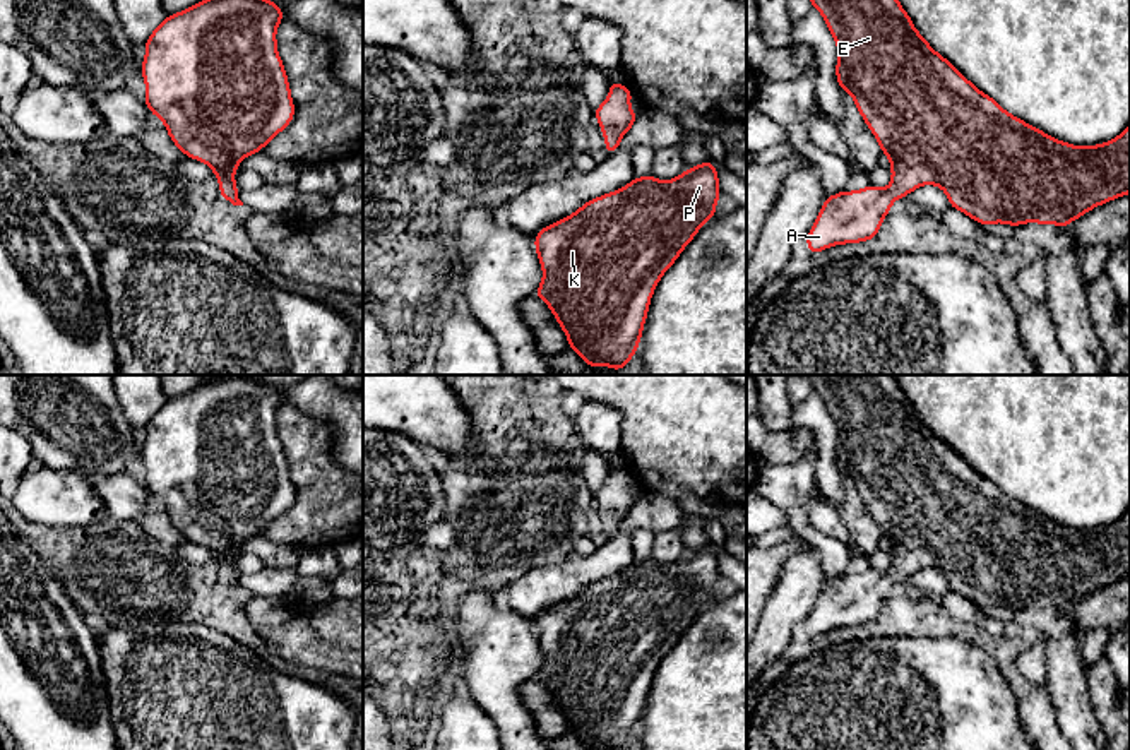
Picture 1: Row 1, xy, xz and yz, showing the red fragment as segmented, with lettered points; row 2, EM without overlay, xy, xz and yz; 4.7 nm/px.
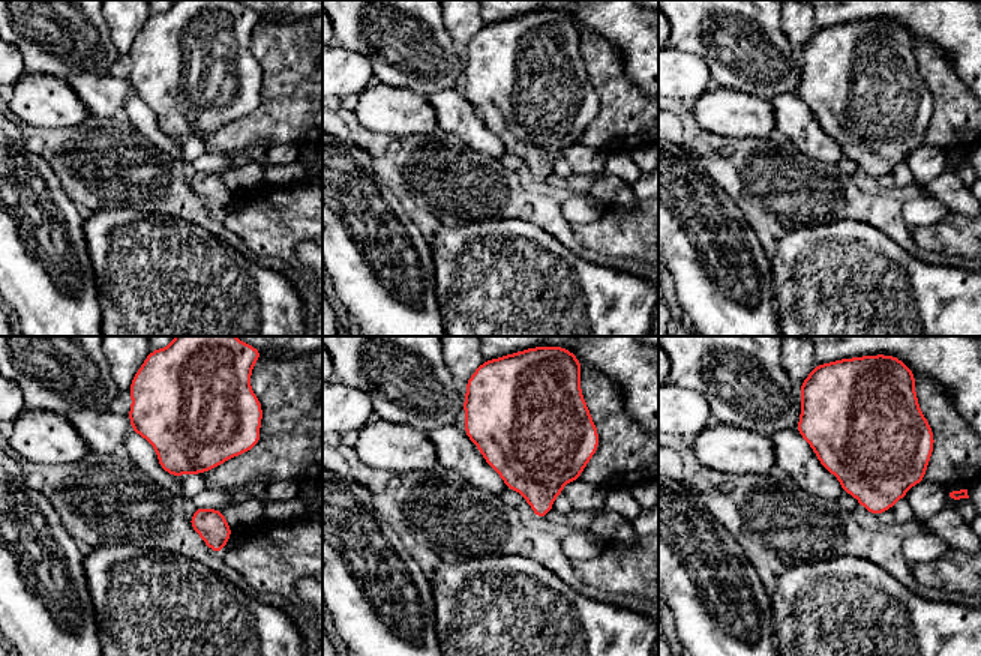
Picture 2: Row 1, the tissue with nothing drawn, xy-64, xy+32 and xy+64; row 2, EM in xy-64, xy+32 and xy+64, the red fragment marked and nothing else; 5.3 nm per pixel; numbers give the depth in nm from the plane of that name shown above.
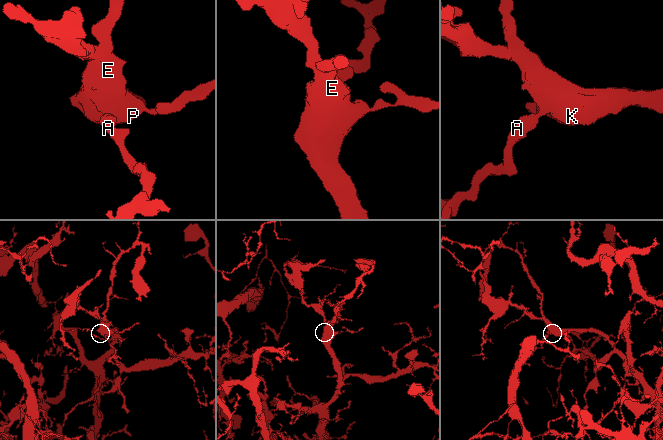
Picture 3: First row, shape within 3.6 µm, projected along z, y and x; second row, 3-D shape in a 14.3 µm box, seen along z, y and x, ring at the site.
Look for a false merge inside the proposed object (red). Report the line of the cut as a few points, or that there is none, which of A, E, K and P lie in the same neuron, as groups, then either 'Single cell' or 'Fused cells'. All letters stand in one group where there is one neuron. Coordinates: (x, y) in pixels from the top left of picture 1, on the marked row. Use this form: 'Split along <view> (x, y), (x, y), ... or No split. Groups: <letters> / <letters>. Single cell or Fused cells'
No split. Groups: A E K P. Single cell

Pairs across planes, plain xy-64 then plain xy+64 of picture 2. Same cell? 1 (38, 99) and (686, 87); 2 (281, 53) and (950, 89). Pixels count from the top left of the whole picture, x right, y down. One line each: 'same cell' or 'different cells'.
1: different cells
2: same cell

